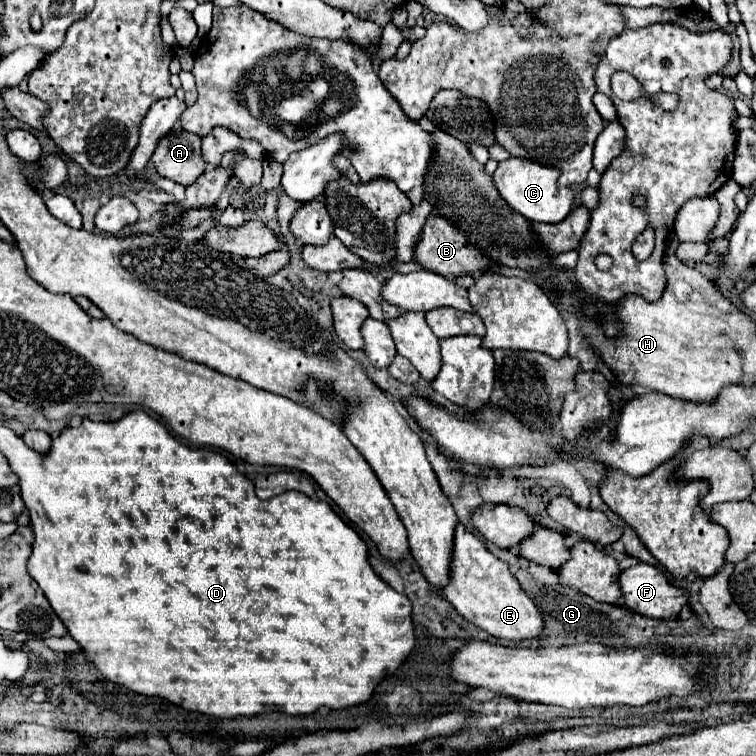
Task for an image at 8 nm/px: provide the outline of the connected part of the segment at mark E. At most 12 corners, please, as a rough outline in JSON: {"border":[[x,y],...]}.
{"border":[[462,523],[444,597],[520,643],[544,619],[508,565]]}

